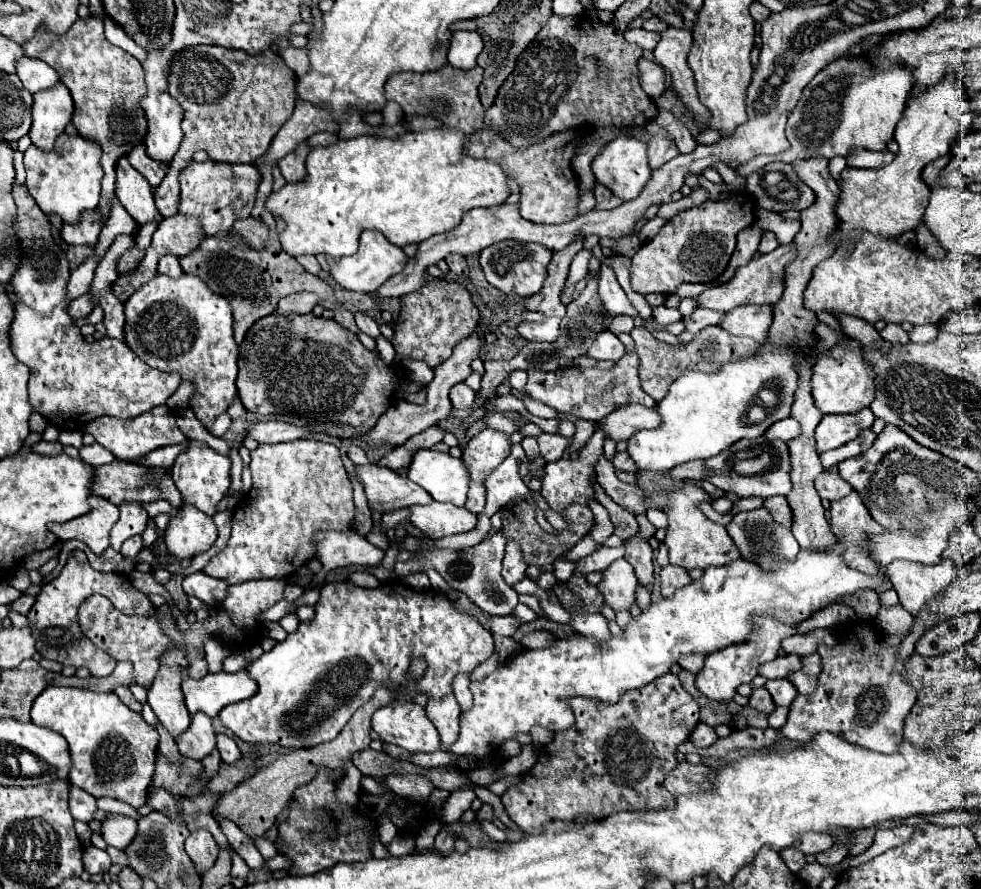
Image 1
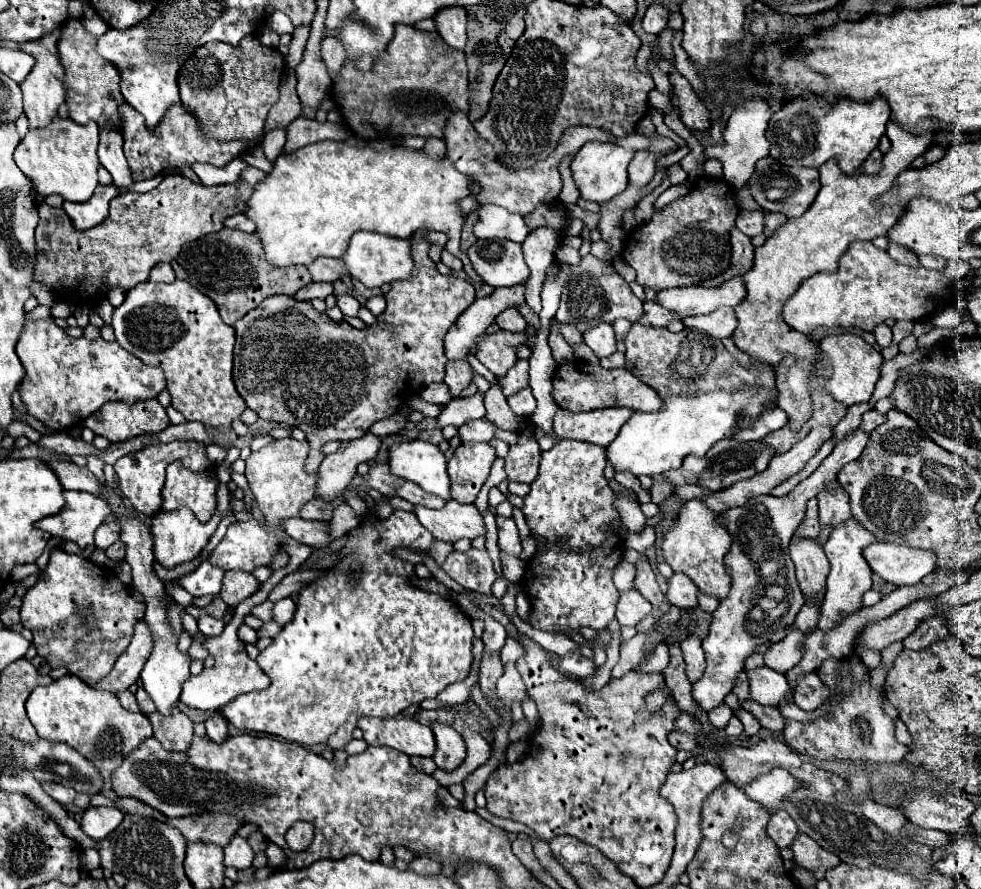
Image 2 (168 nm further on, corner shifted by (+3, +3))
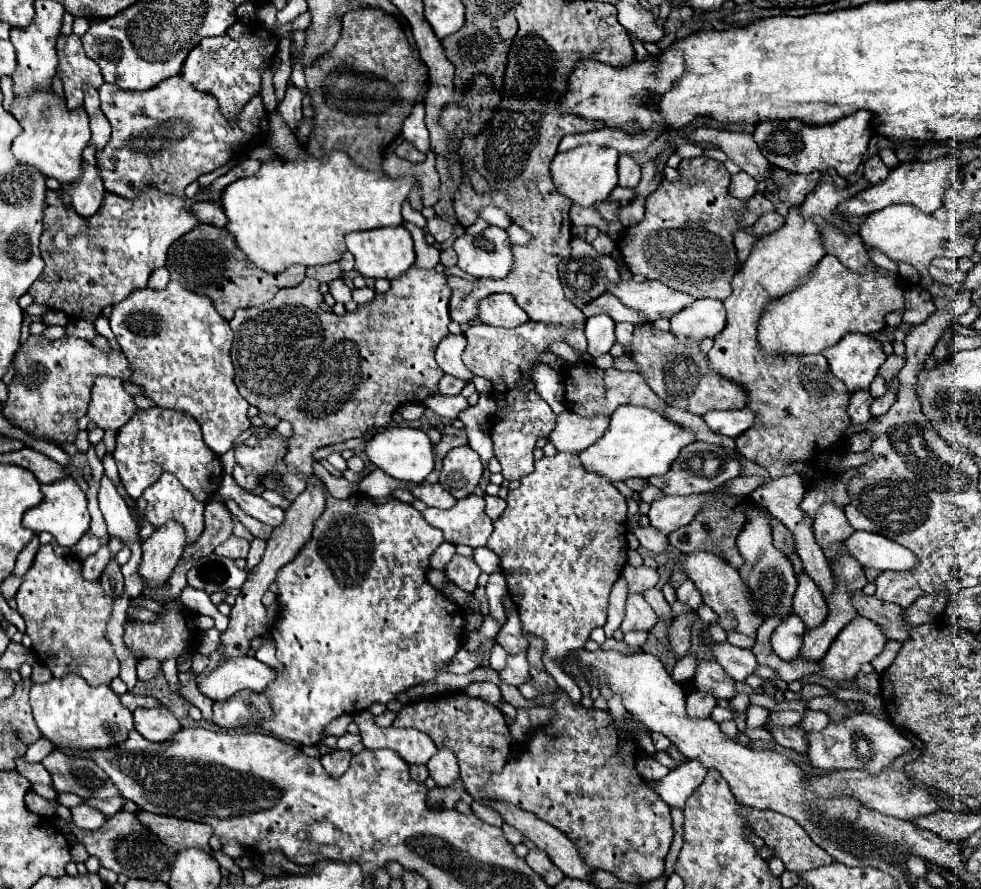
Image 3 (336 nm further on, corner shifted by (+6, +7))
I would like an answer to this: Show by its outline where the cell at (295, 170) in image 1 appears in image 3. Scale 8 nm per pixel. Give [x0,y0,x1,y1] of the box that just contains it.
[280,81,302,131]

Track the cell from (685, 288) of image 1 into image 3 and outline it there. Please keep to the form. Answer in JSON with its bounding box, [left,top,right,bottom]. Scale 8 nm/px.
[734,229,756,263]

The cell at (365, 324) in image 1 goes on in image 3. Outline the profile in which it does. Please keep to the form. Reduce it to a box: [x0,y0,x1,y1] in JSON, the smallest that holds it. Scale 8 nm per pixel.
[328,279,352,303]

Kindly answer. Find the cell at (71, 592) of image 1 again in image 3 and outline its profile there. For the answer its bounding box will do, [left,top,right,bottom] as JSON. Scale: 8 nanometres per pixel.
[16,545,120,685]

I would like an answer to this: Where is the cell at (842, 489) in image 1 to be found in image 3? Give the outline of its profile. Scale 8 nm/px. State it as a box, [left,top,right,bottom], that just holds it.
[812,503,854,549]

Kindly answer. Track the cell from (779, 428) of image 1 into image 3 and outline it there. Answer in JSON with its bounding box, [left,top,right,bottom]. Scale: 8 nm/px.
[704,409,754,437]

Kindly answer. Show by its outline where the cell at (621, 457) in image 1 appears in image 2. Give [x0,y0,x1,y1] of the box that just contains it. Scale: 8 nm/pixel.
[615,471,639,489]

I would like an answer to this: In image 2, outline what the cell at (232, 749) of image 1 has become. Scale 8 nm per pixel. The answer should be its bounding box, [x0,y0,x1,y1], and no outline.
[205,713,229,743]

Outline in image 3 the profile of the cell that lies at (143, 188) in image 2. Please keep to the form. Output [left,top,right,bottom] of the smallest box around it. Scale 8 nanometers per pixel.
[62,161,106,217]

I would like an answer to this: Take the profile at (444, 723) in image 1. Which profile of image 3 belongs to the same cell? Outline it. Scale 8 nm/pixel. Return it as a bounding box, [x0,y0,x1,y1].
[426,749,458,787]

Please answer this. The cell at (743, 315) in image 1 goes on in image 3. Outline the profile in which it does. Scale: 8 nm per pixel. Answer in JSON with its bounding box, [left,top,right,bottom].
[670,299,726,341]

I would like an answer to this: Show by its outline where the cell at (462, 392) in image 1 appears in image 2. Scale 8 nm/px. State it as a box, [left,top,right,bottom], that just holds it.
[445,363,473,399]

